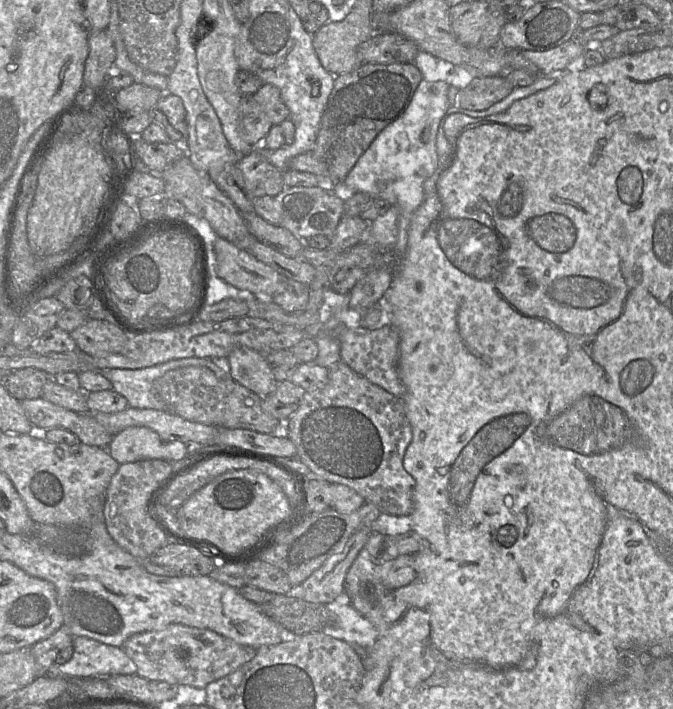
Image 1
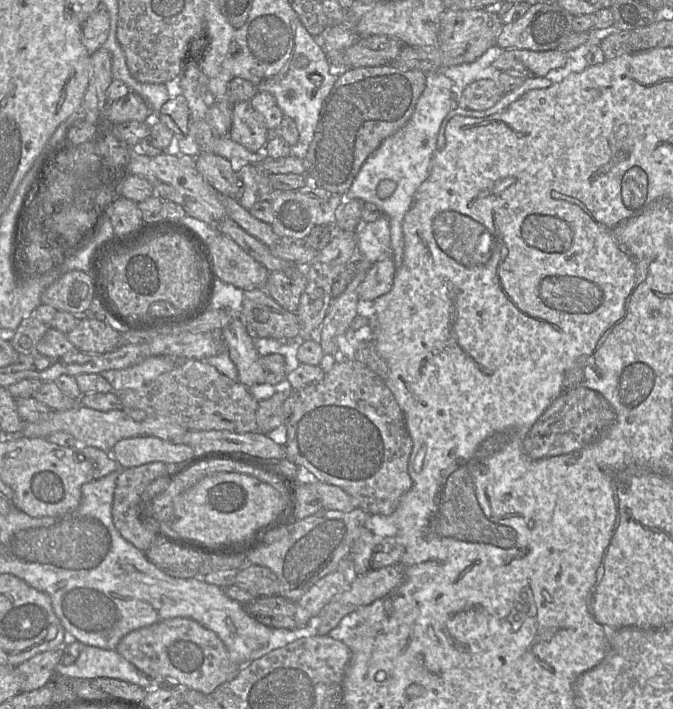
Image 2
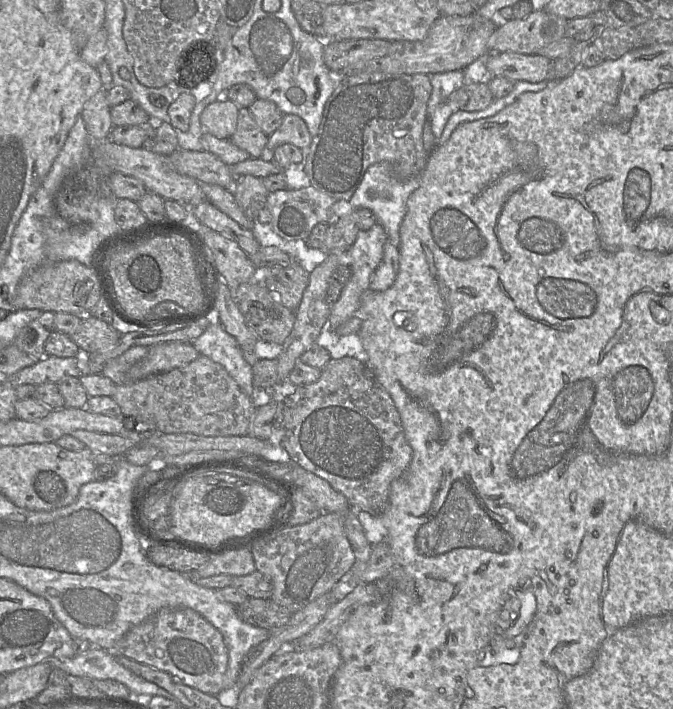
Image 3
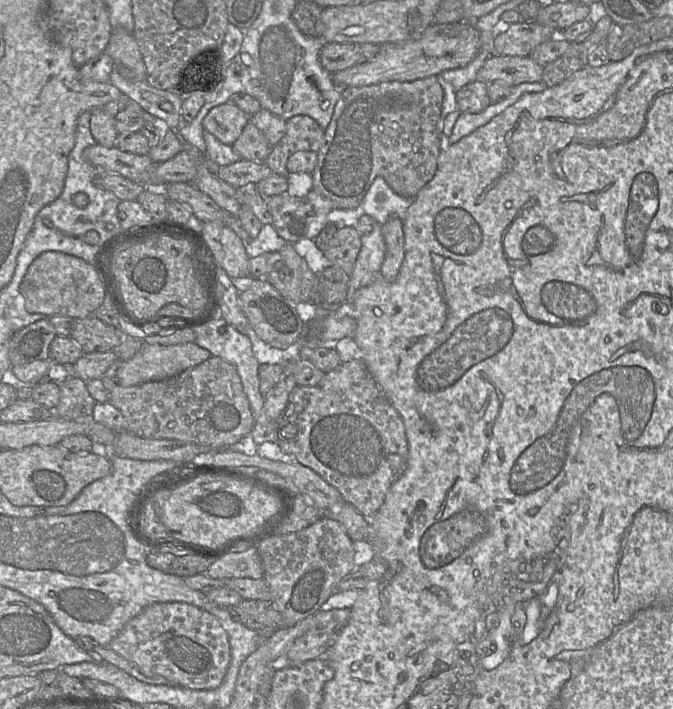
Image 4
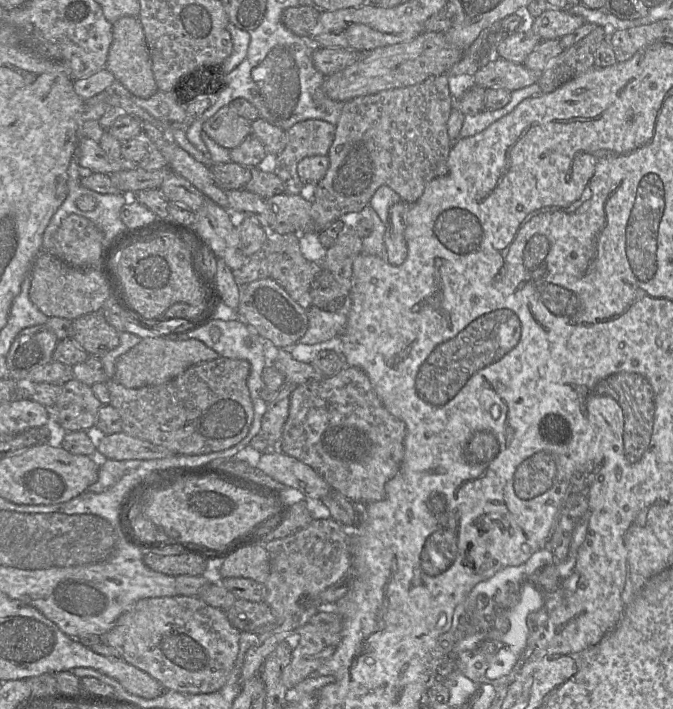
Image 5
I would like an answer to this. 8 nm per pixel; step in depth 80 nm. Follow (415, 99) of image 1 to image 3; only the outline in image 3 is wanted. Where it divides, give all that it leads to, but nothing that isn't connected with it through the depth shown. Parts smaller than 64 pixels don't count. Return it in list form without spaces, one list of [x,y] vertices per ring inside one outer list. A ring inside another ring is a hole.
[[[455,70],[428,76],[432,85],[432,92],[427,105],[428,121],[431,124],[432,132],[439,145],[439,139],[448,119],[453,113],[459,110],[456,105],[456,91],[464,85],[464,73],[462,70]],[[378,162],[367,169],[349,202],[355,209],[367,208],[371,210],[375,214],[377,222],[385,228],[388,240],[396,247],[399,247],[400,229],[407,212],[407,201],[411,194],[420,187],[420,184],[421,174],[401,181],[392,175],[392,166],[389,162]]]

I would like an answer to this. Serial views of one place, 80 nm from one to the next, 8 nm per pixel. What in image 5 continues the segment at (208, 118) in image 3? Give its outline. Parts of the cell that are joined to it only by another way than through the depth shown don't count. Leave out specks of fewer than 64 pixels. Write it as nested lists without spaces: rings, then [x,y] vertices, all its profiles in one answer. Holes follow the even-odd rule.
[[[227,105],[204,121],[202,131],[219,146],[232,150],[251,134],[251,122]]]

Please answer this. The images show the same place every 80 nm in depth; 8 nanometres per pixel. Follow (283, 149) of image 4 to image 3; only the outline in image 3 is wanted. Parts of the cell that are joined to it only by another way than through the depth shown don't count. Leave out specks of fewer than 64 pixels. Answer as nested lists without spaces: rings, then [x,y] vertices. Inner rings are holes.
[[[286,114],[283,116],[279,128],[269,136],[263,158],[273,159],[275,148],[283,144],[292,144],[302,150],[307,150],[312,138],[313,136],[302,118],[294,114]]]

